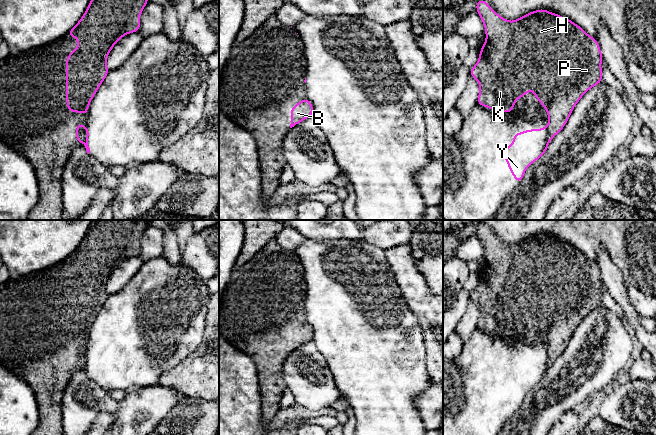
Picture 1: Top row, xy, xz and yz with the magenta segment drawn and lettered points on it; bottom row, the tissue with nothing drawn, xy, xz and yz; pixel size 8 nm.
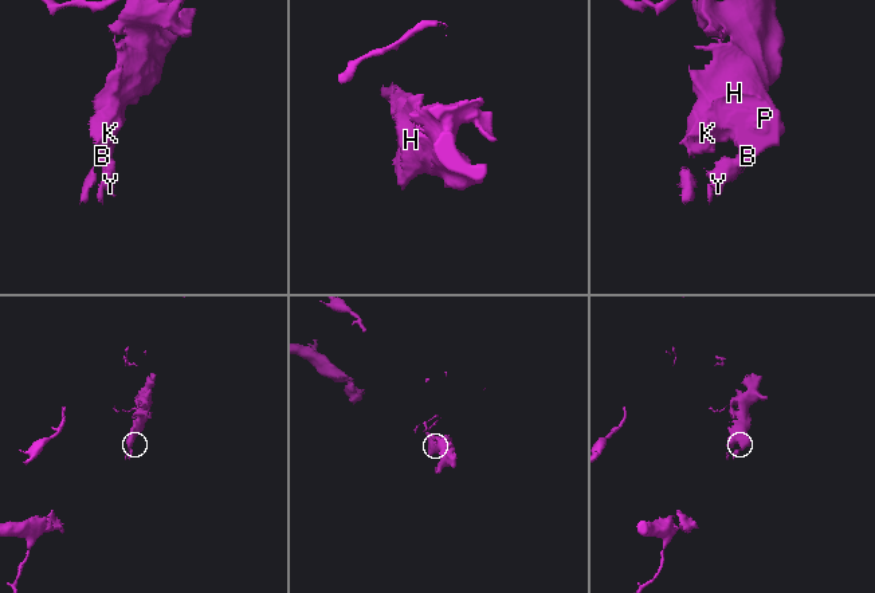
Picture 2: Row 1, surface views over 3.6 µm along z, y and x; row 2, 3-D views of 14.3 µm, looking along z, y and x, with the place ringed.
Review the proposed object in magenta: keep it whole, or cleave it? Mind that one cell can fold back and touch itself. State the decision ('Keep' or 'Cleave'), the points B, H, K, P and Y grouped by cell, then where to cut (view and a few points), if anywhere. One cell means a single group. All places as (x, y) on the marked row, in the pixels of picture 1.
Cleave. Groups: B H K P / Y. Split along xy (86, 129), (82, 142)

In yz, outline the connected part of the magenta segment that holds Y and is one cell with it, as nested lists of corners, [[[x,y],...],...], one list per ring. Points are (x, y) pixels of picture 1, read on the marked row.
[[[545,126],[542,129],[529,129],[515,133],[511,146],[500,152],[500,155],[505,157],[513,178],[519,184],[523,180],[527,167],[543,156],[549,143],[548,130]]]

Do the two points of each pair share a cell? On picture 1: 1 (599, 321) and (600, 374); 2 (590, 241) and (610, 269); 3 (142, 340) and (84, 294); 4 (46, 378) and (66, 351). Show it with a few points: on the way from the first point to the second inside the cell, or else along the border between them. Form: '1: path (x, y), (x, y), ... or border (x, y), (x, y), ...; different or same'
1: path (599, 334), (599, 361); same
2: border (600, 245), (617, 266); different
3: border (109, 295), (89, 328); different
4: path (48, 371), (59, 358); same

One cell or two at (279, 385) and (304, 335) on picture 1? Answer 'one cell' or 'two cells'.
one cell

